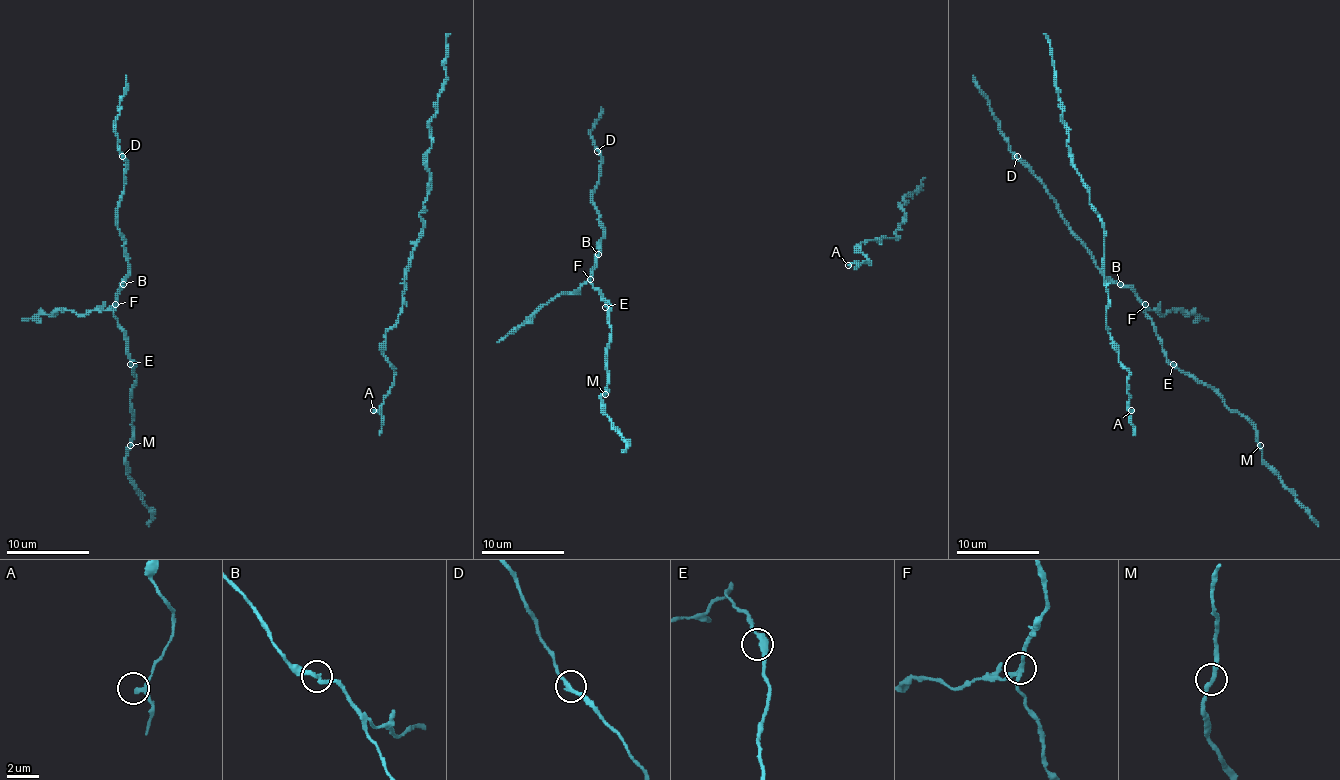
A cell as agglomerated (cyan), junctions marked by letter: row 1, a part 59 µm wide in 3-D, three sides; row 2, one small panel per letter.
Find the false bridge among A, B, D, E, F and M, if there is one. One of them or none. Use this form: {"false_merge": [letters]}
{"false_merge": ["F"]}

